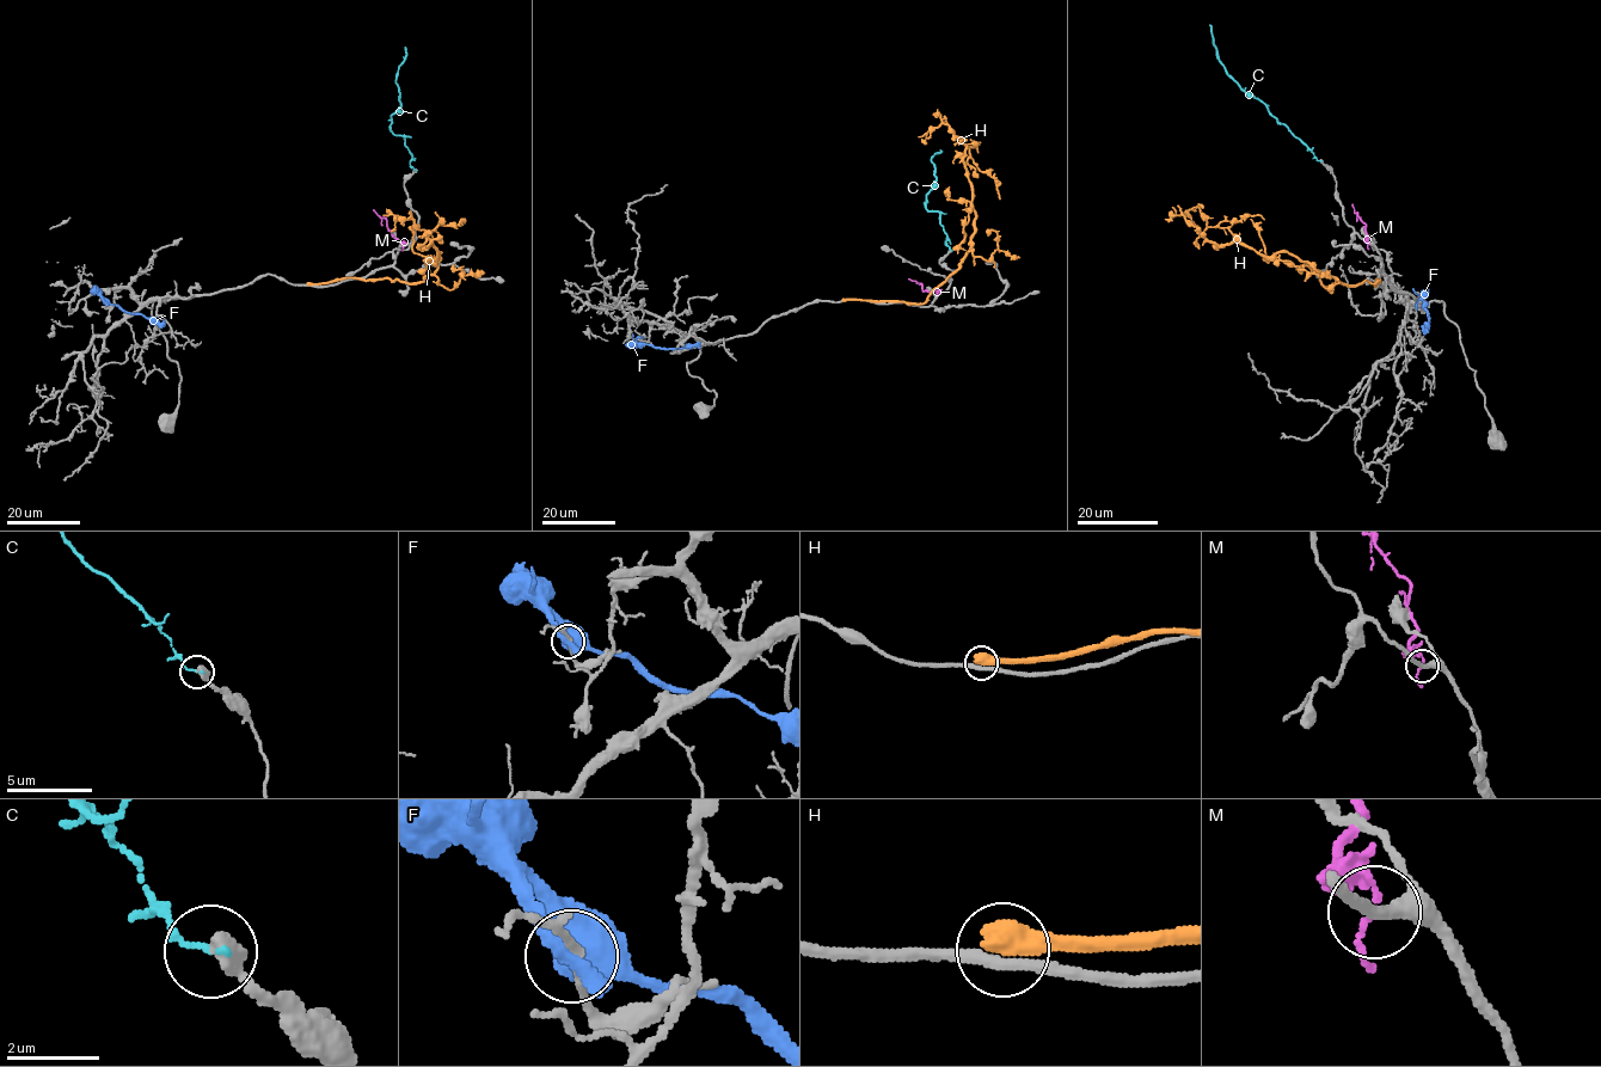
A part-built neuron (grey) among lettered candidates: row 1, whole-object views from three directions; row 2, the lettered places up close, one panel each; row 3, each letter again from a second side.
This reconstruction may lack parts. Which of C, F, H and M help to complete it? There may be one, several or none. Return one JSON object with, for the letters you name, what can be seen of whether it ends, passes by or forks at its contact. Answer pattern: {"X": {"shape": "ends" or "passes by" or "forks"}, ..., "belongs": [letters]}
{"belongs": []}

